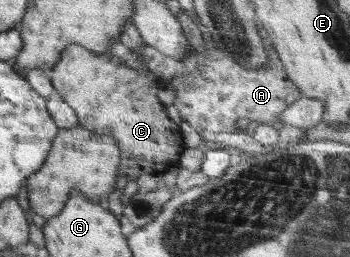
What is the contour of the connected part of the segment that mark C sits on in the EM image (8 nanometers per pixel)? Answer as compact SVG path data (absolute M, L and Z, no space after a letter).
M70 44L62 52L61 58L50 72L50 81L54 90L66 102L77 115L78 123L85 129L105 136L115 136L119 144L123 144L123 162L120 172L123 178L135 180L143 174L163 173L171 166L177 166L177 160L185 148L181 138L180 126L169 120L165 106L157 100L157 87L159 82L151 74L136 71L129 68L125 61L113 56L110 52L98 54L83 48L78 44Z

